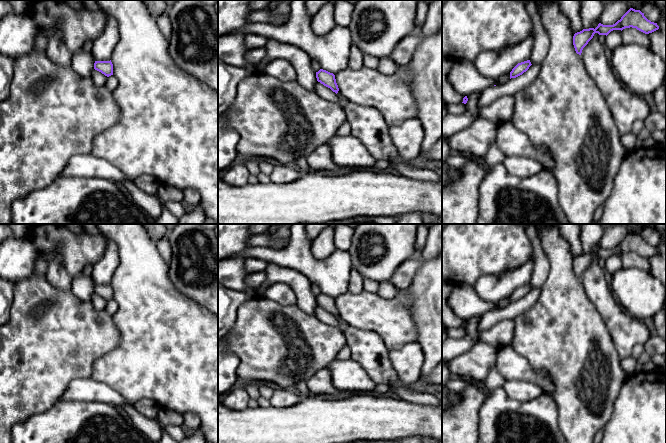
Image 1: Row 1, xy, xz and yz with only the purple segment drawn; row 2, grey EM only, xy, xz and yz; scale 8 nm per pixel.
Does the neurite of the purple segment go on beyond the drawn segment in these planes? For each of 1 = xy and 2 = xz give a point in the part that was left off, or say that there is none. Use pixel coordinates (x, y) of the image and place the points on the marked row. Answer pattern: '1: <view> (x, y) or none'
1: none
2: none

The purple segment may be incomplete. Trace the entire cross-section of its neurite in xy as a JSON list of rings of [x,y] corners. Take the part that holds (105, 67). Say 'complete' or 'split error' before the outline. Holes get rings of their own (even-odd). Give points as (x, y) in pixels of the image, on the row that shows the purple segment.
complete; [[[95,61],[94,69],[109,77],[113,75],[113,64],[110,61]]]

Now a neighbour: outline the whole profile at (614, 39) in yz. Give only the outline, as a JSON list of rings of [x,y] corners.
[[[613,30],[607,35],[607,45],[611,51],[621,44],[621,30]]]

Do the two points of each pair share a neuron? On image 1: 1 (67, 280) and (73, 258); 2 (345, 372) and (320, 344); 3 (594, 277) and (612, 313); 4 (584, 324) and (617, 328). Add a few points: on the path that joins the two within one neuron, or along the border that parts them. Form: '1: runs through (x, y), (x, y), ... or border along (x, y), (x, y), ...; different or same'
1: border along (48, 263), (58, 256), (59, 261), (73, 279); different
2: border along (335, 358), (327, 367); different
3: runs through (596, 286), (606, 304); same
4: border along (595, 307), (617, 349); different

